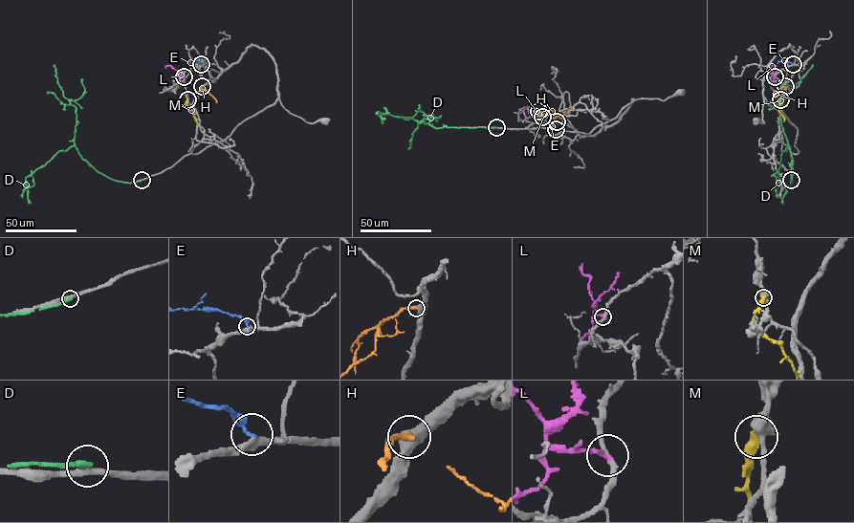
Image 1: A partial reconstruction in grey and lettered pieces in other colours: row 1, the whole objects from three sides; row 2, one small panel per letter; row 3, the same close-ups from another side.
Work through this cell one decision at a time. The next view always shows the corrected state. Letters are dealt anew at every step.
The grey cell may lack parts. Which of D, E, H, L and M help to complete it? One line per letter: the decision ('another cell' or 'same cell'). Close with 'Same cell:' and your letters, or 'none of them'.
D: another cell
E: another cell
H: same cell
L: another cell
M: another cell
Same cell: H

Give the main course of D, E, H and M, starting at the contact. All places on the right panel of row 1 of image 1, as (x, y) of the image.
D: (791, 180), (792, 158), (781, 124), (779, 104), (812, 64)
E: (792, 64), (787, 61), (777, 63)
H: (785, 86), (778, 89), (771, 102)
M: (780, 99), (778, 110), (783, 121)

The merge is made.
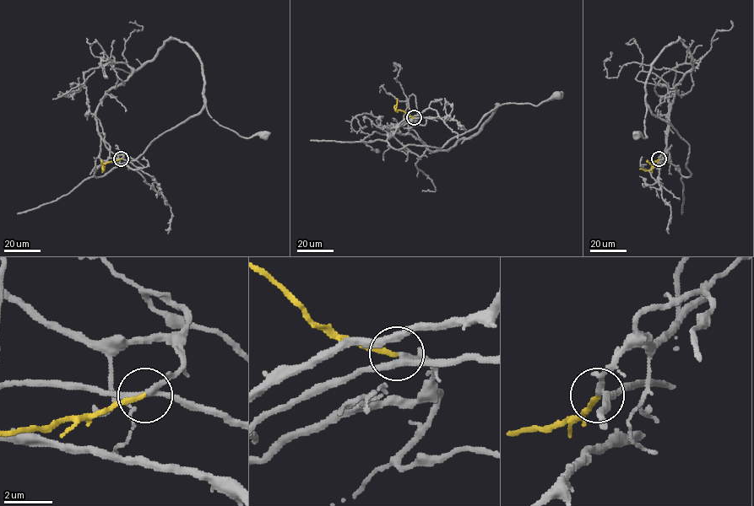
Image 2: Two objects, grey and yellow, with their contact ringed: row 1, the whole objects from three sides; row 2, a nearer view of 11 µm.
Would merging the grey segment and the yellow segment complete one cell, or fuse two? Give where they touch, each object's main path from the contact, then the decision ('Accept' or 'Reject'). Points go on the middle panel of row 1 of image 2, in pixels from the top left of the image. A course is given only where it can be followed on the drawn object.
Place: (414, 117). Course of grey: (414, 117), (387, 138), (391, 146), (442, 148), (474, 128), (498, 105), (539, 104), (557, 95). Course of yellow: (414, 117), (402, 110), (395, 110), (397, 98). Accept

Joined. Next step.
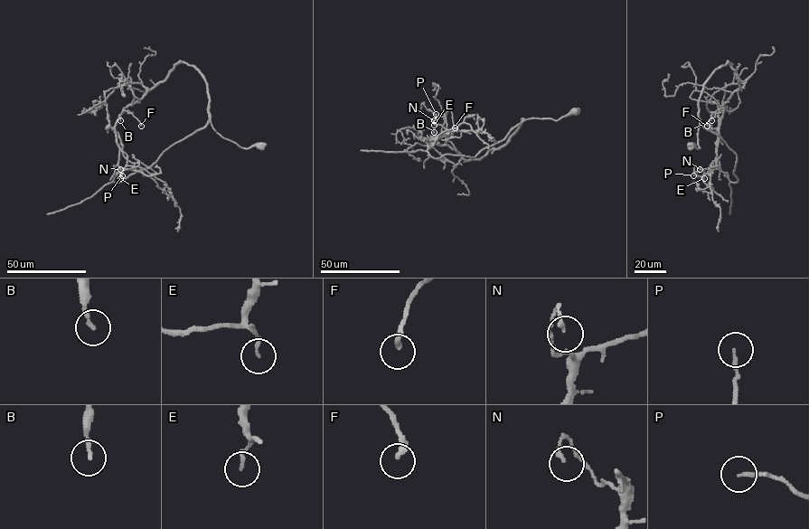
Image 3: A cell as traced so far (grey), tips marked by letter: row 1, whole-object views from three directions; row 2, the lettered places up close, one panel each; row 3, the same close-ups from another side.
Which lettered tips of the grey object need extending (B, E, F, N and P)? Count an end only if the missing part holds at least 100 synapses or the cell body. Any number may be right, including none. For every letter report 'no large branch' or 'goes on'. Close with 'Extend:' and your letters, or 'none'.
B: no large branch
E: no large branch
F: no large branch
N: no large branch
P: no large branch
Extend: none

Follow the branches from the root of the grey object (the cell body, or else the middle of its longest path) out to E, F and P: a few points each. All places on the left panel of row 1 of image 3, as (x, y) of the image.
E: (261, 146), (239, 146), (210, 120), (150, 165), (113, 181), (126, 166), (136, 166), (122, 170), (120, 178)
F: (261, 146), (241, 147), (216, 131), (207, 84), (196, 68), (183, 61), (124, 108), (141, 126)
P: (261, 146), (239, 146), (221, 136), (210, 120), (150, 165), (113, 181), (126, 166), (136, 166), (122, 175)

